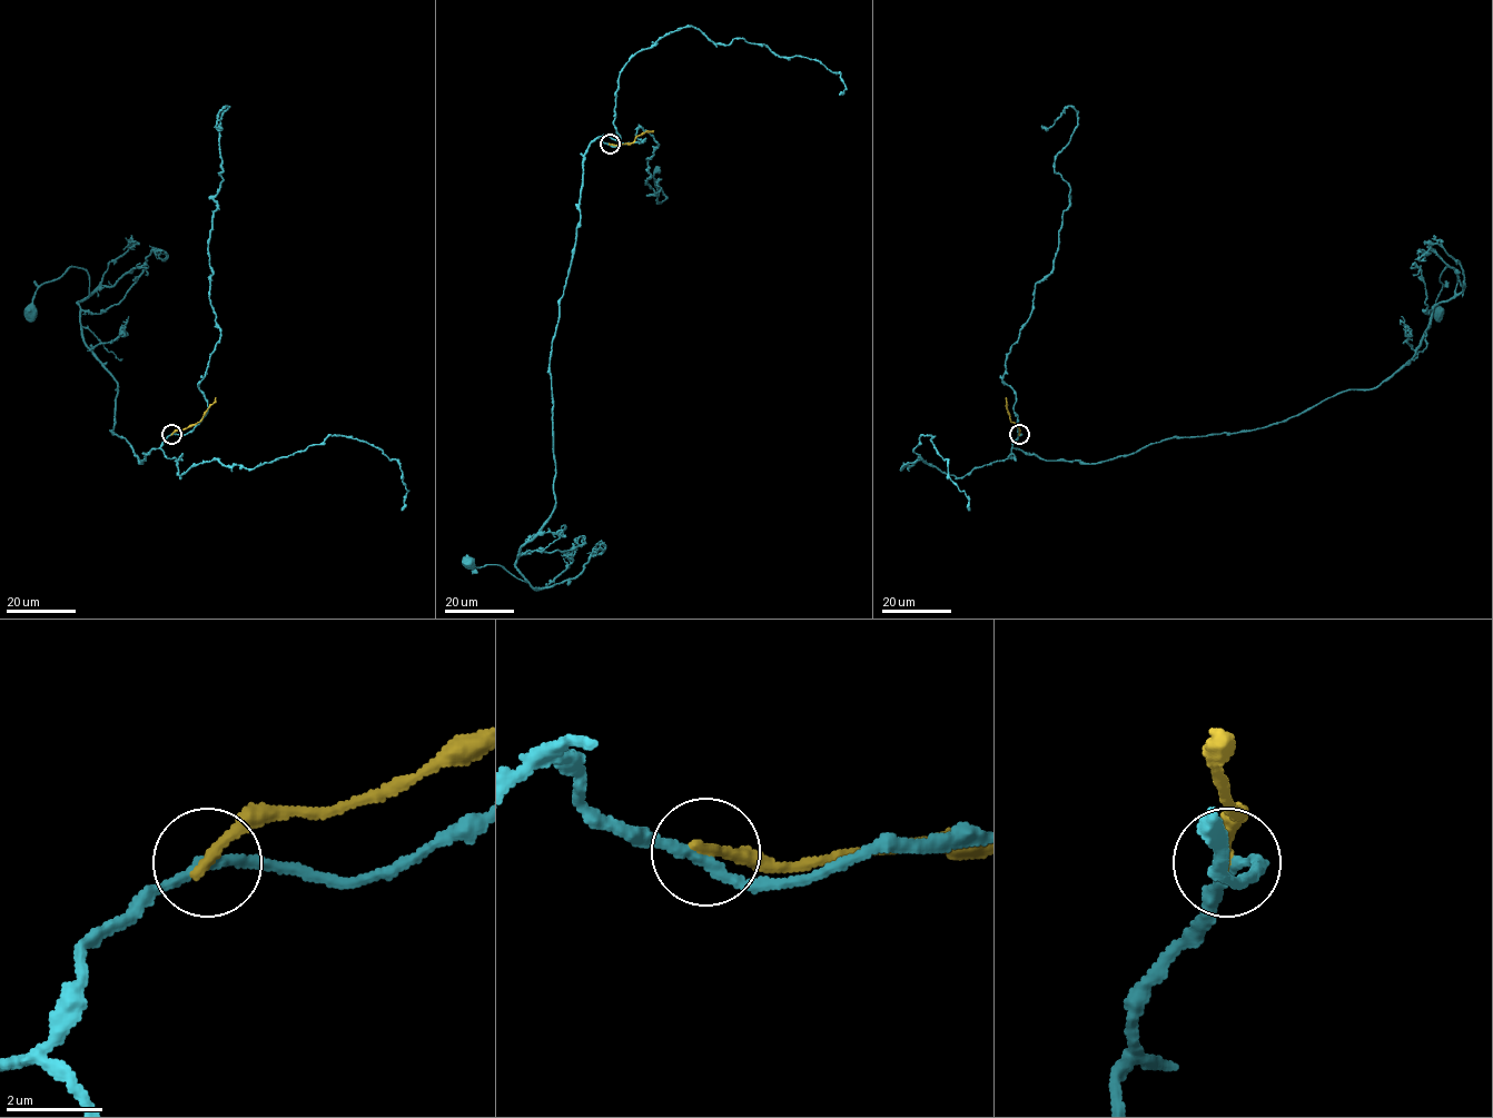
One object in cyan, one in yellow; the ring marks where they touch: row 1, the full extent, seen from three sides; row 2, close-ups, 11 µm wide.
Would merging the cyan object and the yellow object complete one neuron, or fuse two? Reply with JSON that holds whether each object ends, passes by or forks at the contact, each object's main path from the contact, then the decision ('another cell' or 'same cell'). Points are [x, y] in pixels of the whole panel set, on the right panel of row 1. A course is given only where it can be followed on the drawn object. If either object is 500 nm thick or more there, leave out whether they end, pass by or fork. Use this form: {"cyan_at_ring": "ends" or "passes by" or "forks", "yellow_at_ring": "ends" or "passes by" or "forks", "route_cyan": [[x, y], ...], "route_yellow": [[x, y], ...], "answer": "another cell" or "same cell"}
{"cyan_at_ring": "passes by", "yellow_at_ring": "ends", "route_cyan": [[1019, 434], [1012, 447], [1029, 454], [1097, 464], [1264, 428], [1397, 372], [1455, 294], [1452, 267], [1437, 312]], "route_yellow": [[1019, 434], [1018, 425], [1010, 419], [1006, 397]], "answer": "another cell"}

